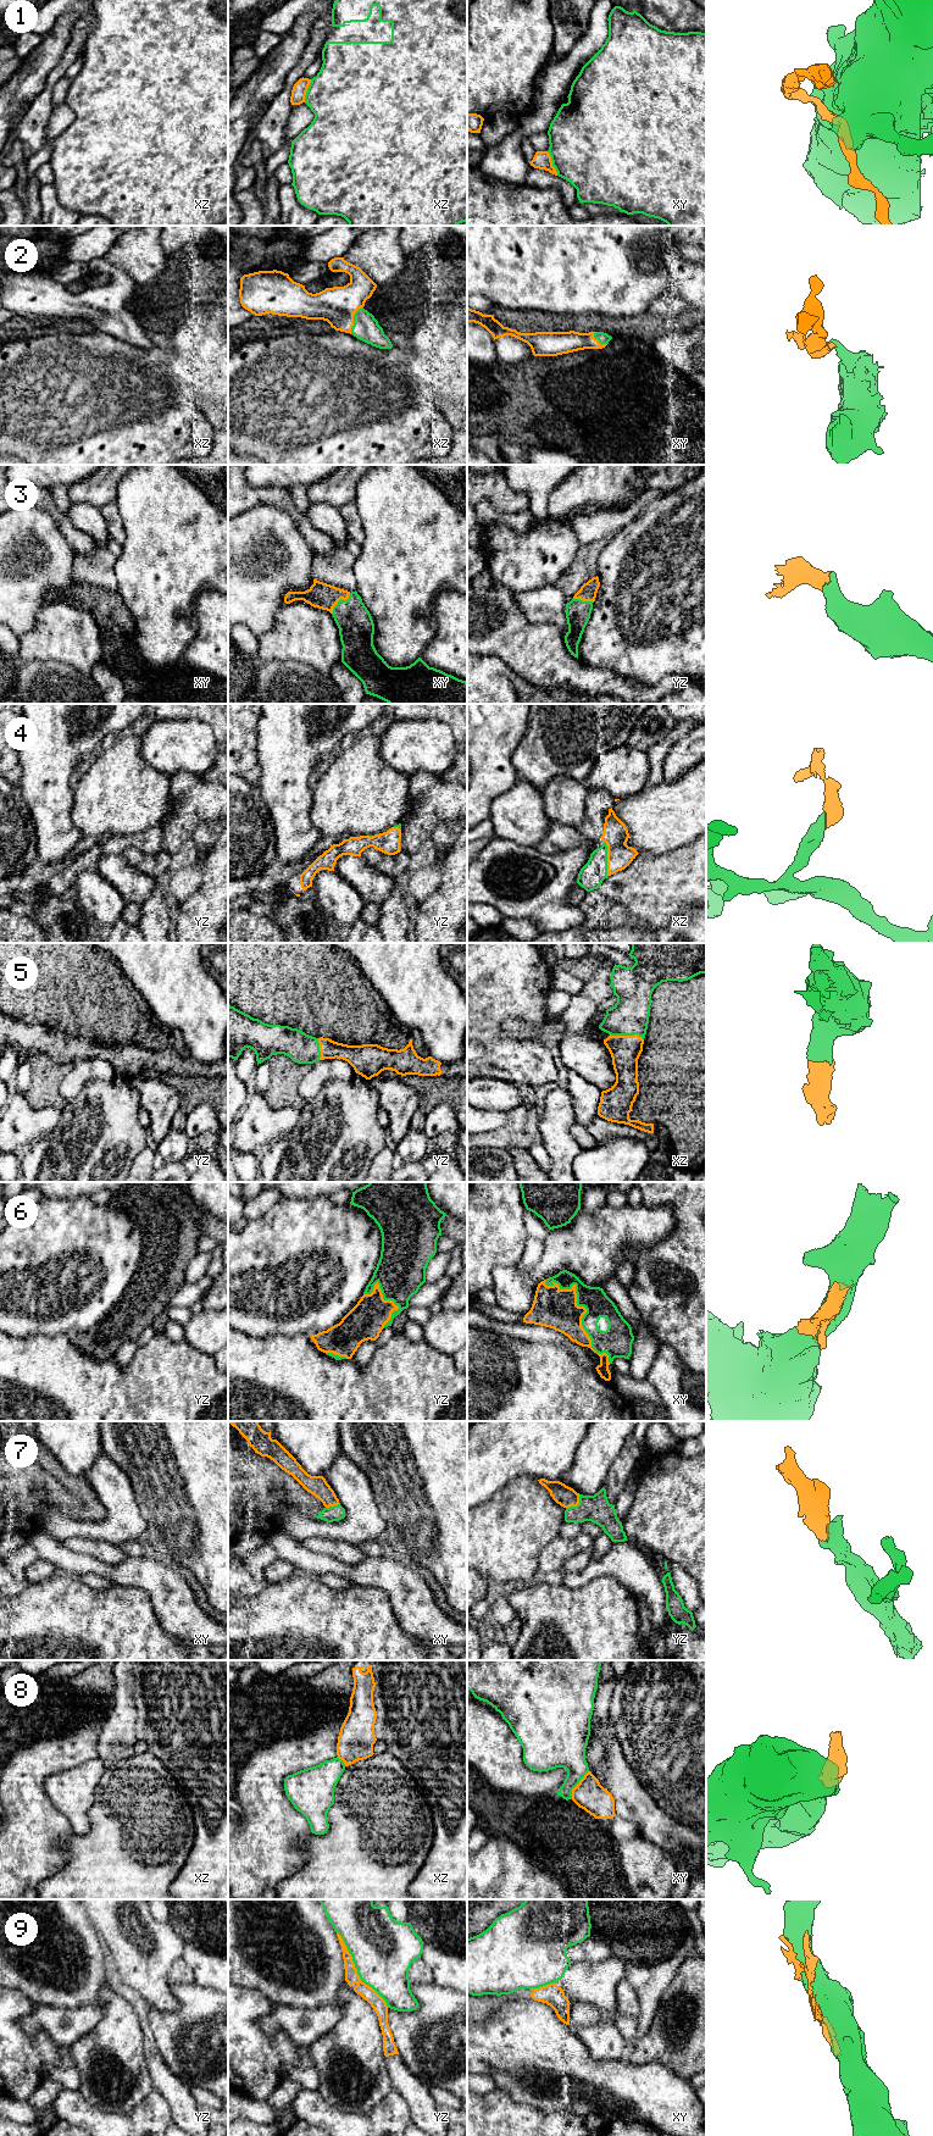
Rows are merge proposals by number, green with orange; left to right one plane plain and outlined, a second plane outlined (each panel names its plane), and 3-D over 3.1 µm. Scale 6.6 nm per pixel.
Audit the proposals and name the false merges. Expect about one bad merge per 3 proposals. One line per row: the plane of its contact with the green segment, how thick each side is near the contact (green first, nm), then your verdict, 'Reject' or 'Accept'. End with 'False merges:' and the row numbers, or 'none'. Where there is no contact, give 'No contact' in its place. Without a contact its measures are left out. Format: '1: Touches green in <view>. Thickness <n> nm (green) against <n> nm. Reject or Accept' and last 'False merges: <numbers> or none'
1: Touches green in xy. Thickness 500 nm (green) against 120 nm. Reject
2: Touches green in xz. Thickness 170 nm (green) against 240 nm. Accept
3: Touches green in xy. Thickness 240 nm (green) against 170 nm. Accept
4: Touches green in xz. Thickness 160 nm (green) against 170 nm. Accept
5: Touches green in xz. Thickness 240 nm (green) against 200 nm. Accept
6: Touches green in xy. Thickness 170 nm (green) against 260 nm. Accept
7: Touches green in yz. Thickness 180 nm (green) against 140 nm. Accept
8: Touches green in xy. Thickness 260 nm (green) against 200 nm. Reject
9: Touches green in yz. Thickness 420 nm (green) against 90 nm. Accept
False merges: 1, 8

